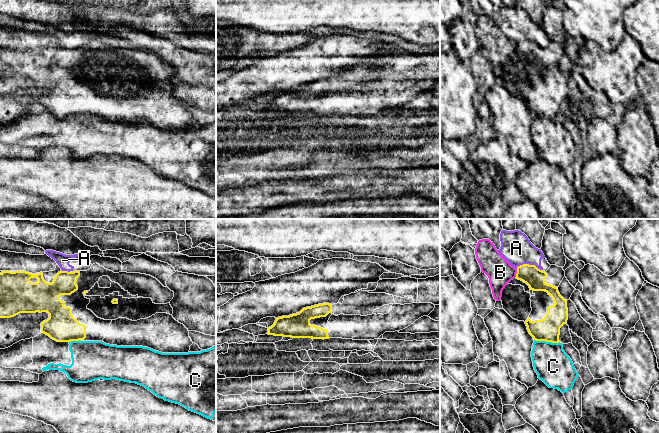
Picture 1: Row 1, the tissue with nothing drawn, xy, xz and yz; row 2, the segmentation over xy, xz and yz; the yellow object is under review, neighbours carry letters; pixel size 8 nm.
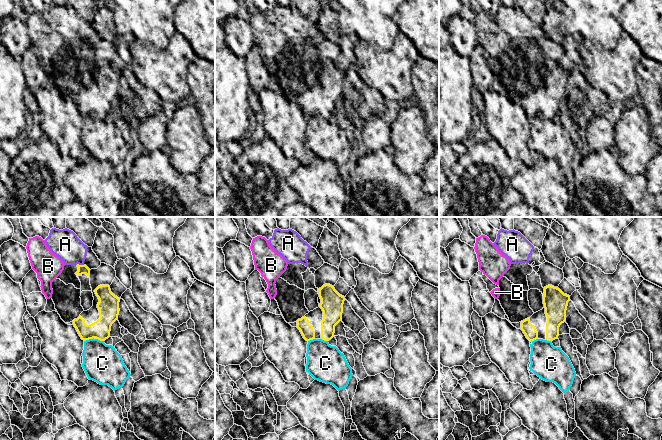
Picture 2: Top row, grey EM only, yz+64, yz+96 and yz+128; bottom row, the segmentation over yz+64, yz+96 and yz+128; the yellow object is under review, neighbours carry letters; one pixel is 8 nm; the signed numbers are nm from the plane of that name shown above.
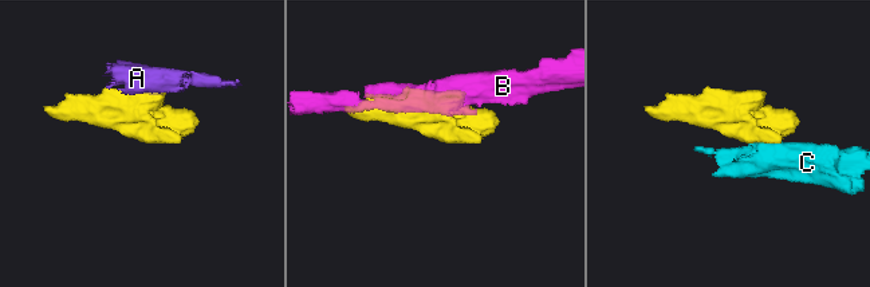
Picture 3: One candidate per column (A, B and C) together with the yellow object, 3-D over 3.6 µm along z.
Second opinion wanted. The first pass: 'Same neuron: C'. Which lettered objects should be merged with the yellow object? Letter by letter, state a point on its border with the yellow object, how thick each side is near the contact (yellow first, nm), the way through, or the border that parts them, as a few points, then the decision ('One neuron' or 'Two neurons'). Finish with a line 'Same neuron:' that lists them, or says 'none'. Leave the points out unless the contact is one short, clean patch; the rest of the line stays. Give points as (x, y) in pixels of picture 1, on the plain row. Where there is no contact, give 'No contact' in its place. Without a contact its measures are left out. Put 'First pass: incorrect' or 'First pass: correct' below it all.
A: Touches yellow at yz (528, 40). Thickness 160 nm (yellow) against 240 nm. Boundary: yz (516, 43), (522, 40), (534, 40), (541, 46). Two neurons
B: Touches yellow at yz (516, 49). Thickness 160 nm (yellow) against 220 nm. Two neurons
C: Touches yellow at yz (547, 117). Thickness 190 nm (yellow) against 300 nm. Boundary: yz (534, 115), (559, 118). Two neurons
Same neuron: none
First pass: incorrect

